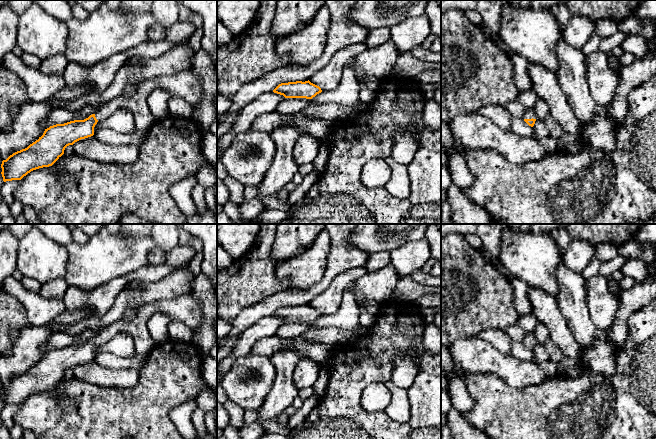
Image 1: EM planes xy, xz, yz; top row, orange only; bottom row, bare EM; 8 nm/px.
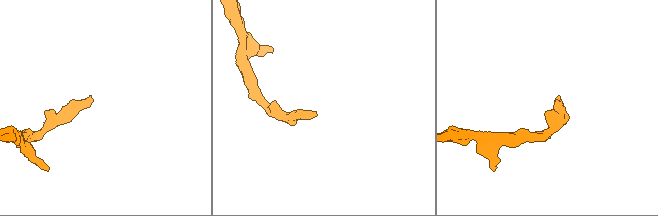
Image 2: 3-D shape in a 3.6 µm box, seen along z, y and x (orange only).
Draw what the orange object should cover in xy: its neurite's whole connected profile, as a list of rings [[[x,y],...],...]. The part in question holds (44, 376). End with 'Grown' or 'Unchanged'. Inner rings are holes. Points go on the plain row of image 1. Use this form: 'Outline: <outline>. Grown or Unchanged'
Outline: [[[191,294],[144,304],[131,321],[118,320],[101,329],[95,338],[84,344],[56,348],[45,353],[38,364],[2,385],[3,405],[21,404],[33,394],[52,390],[64,378],[67,370],[93,360],[97,346],[109,342],[118,334],[129,334],[133,338],[136,353],[148,354],[155,342],[147,323],[156,312],[183,322],[193,332],[201,325],[201,306]]]. Grown

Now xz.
Outline: [[[309,304],[302,306],[288,306],[279,308],[274,314],[274,317],[283,319],[285,322],[306,322],[312,323],[322,314],[319,310],[311,307]]]. Unchanged

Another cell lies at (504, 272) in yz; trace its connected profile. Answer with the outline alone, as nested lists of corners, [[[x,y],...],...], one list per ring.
[[[495,258],[492,262],[493,266],[497,269],[500,275],[508,280],[513,278],[513,275],[510,271],[499,261],[499,259]]]

